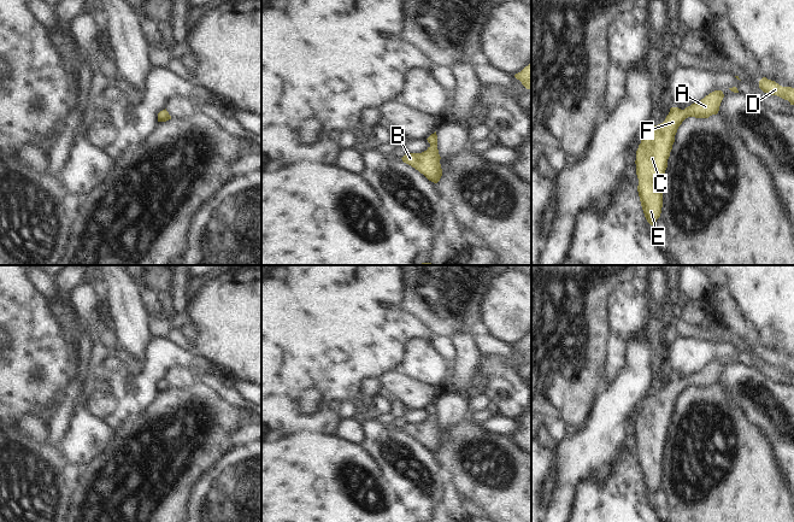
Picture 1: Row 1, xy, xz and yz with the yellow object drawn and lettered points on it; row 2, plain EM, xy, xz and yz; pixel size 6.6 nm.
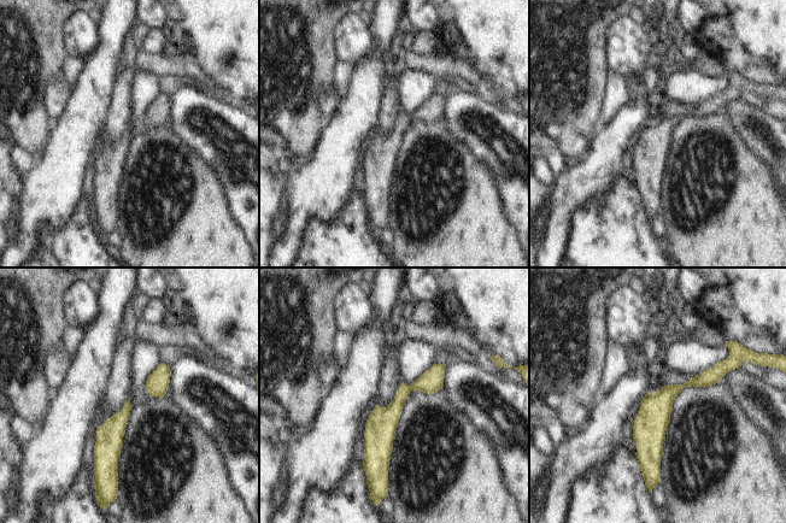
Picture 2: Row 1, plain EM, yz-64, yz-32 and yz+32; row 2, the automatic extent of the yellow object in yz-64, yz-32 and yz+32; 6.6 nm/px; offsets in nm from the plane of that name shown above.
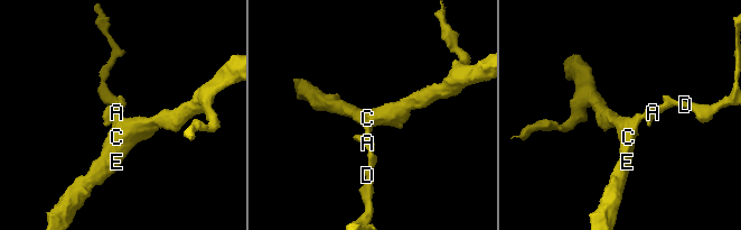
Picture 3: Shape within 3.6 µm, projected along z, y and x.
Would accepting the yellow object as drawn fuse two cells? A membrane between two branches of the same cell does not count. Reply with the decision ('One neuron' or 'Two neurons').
One neuron

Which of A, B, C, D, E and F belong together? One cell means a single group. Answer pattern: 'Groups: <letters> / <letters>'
Groups: A B C D E F

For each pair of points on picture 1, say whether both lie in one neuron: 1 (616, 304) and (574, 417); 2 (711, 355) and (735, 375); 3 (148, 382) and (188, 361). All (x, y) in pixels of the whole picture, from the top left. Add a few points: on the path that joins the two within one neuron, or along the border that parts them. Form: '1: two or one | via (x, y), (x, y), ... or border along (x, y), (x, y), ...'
1: two | border along (610, 292), (607, 295), (609, 329)
2: two | border along (728, 357), (722, 361)
3: one | via (157, 373), (169, 361), (178, 361)

